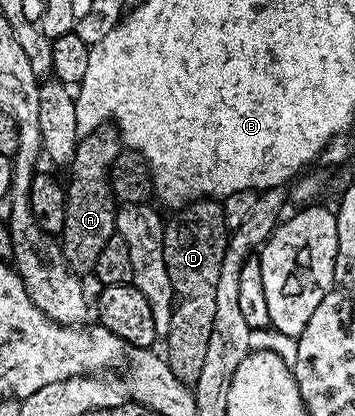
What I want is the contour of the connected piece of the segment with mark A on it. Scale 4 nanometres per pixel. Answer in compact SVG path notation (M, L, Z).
M111 124L98 126L76 141L75 152L69 163L71 179L66 179L65 182L67 207L61 235L65 264L69 264L74 274L94 275L97 256L101 253L101 248L105 248L105 240L115 235L117 203L111 191L111 165L120 153L119 131Z

